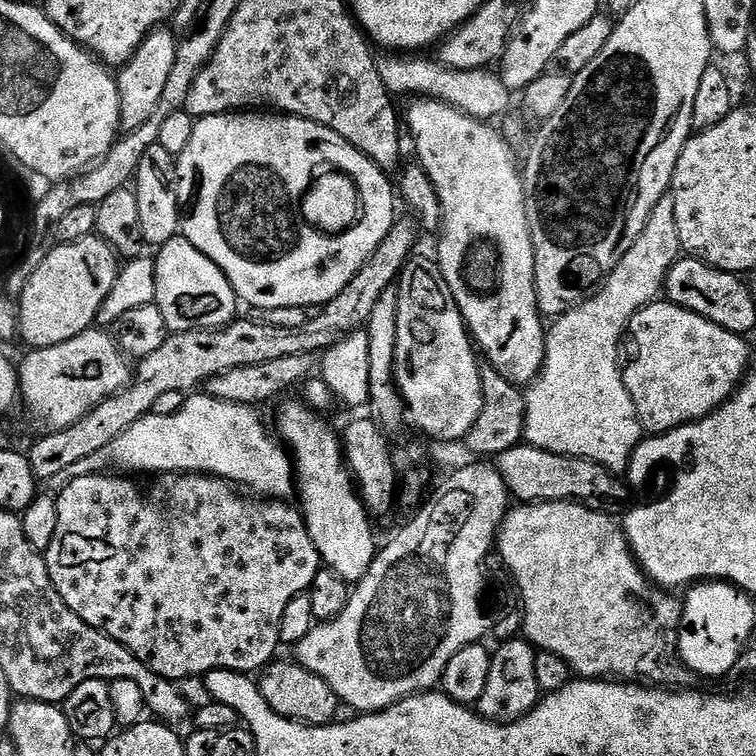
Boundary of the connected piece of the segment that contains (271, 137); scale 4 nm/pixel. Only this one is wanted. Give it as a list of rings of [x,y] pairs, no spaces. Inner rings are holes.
[[[237,110],[226,112],[222,116],[201,116],[196,120],[194,134],[190,134],[190,142],[187,144],[186,150],[178,157],[178,164],[181,169],[193,168],[197,178],[200,179],[200,189],[196,192],[196,201],[193,202],[189,212],[187,209],[182,220],[184,239],[189,240],[198,250],[202,250],[202,254],[206,254],[206,258],[210,258],[210,262],[214,262],[223,270],[226,278],[232,284],[232,289],[236,291],[237,297],[243,303],[245,300],[252,308],[296,310],[292,308],[312,308],[315,304],[325,306],[330,303],[332,299],[338,298],[342,294],[342,290],[345,290],[347,284],[362,270],[363,264],[378,250],[379,243],[386,238],[386,234],[389,234],[392,224],[398,217],[398,211],[396,211],[398,196],[394,191],[393,181],[392,184],[388,181],[391,180],[389,173],[383,172],[369,156],[362,154],[354,146],[350,146],[350,142],[346,142],[346,138],[334,134],[334,130],[309,120],[303,120],[300,116],[265,114],[260,110]],[[320,164],[336,164],[336,168],[344,168],[344,172],[352,172],[352,176],[356,176],[356,184],[360,184],[360,192],[364,192],[364,220],[360,220],[360,228],[352,228],[352,232],[348,232],[348,236],[336,236],[336,240],[328,240],[328,236],[316,236],[316,232],[312,232],[312,228],[308,228],[308,224],[304,224],[304,220],[300,220],[300,212],[296,212],[296,204],[300,204],[300,196],[304,196],[304,188],[308,188],[308,176],[312,176],[312,168],[320,168]]]

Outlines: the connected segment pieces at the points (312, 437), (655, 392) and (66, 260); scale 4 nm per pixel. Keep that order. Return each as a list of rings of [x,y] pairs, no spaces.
[[[305,403],[283,404],[279,405],[275,431],[294,461],[294,484],[298,496],[300,492],[299,503],[308,533],[327,571],[343,580],[359,582],[374,562],[378,543],[372,533],[370,513],[360,499],[346,463],[341,437],[323,420],[323,415],[317,414]]]
[[[660,298],[647,304],[634,314],[630,329],[630,340],[636,343],[636,357],[627,361],[623,369],[624,385],[636,407],[641,429],[648,434],[663,434],[706,418],[716,408],[721,408],[744,383],[748,369],[753,363],[752,352],[743,335],[718,326],[702,314],[686,310],[677,304],[669,304]]]
[[[91,235],[78,242],[57,243],[49,247],[46,258],[38,270],[18,293],[18,336],[28,343],[29,349],[58,346],[69,342],[76,335],[91,329],[96,323],[96,315],[106,302],[107,296],[114,290],[114,282],[120,274],[122,264],[109,244],[101,236]]]

